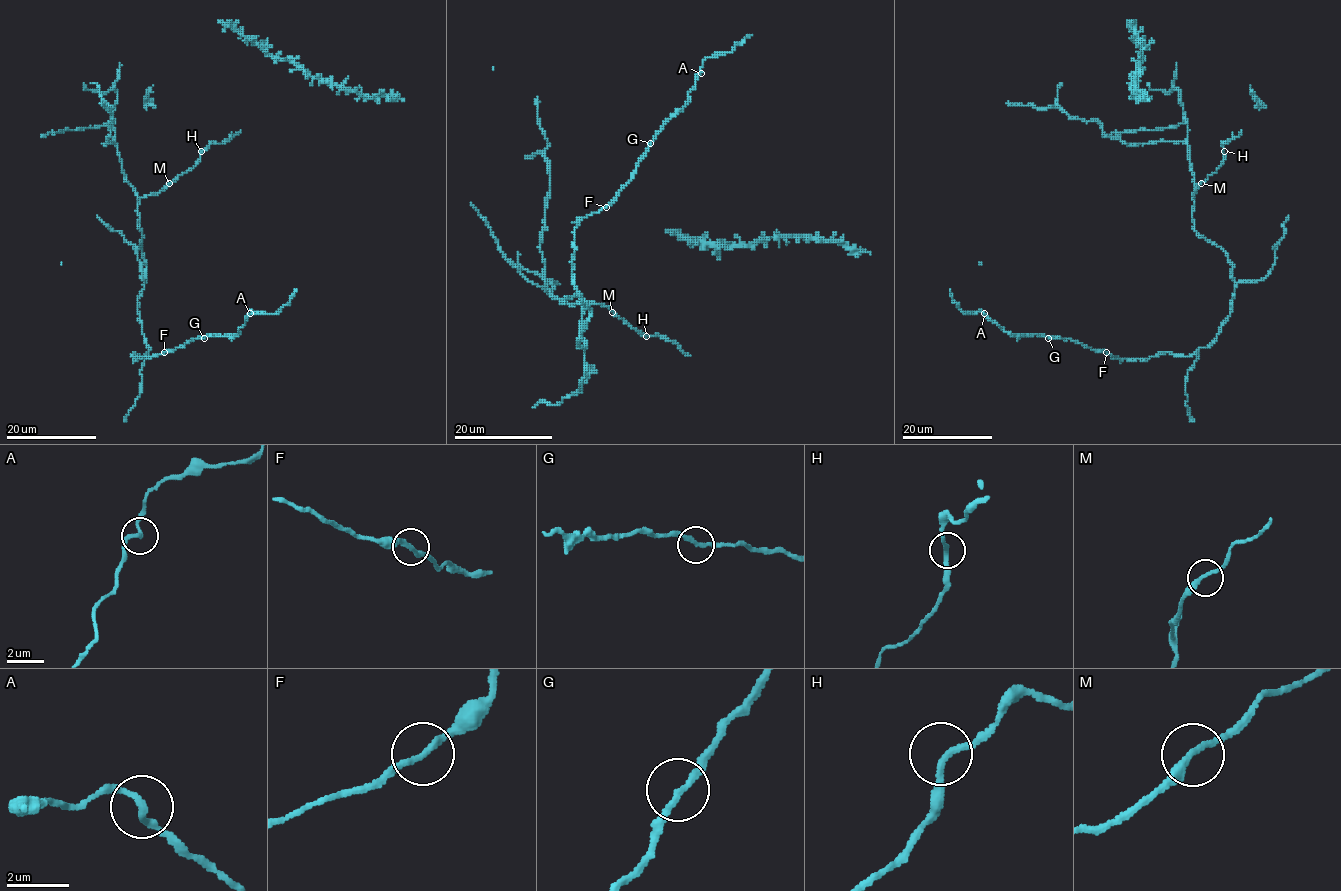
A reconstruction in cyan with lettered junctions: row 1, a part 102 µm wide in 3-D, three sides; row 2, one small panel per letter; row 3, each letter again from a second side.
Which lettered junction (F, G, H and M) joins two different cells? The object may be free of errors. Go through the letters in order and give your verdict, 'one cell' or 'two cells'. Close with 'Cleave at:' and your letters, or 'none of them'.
F: one cell
G: one cell
H: one cell
M: one cell
Cleave at: none of them

